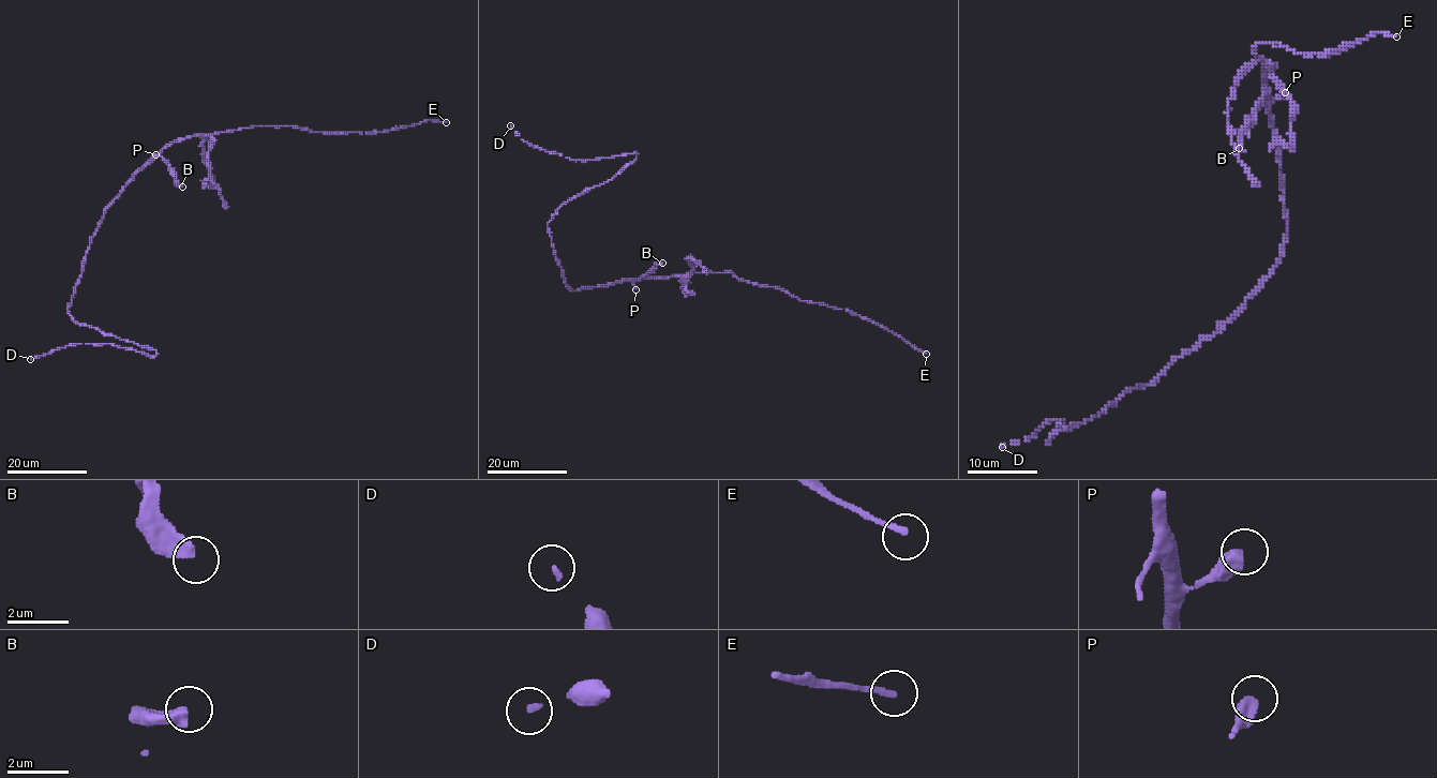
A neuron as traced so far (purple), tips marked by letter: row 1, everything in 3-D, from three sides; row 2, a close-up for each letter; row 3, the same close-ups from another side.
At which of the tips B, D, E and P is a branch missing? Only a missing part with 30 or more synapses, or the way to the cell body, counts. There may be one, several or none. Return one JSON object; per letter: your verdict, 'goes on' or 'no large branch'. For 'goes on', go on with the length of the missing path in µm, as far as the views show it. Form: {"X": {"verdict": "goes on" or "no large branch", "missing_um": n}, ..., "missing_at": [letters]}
{"B": {"verdict": "no large branch"}, "D": {"verdict": "no large branch"}, "E": {"verdict": "goes on", "missing_um": 120}, "P": {"verdict": "no large branch"}, "missing_at": ["E"]}

